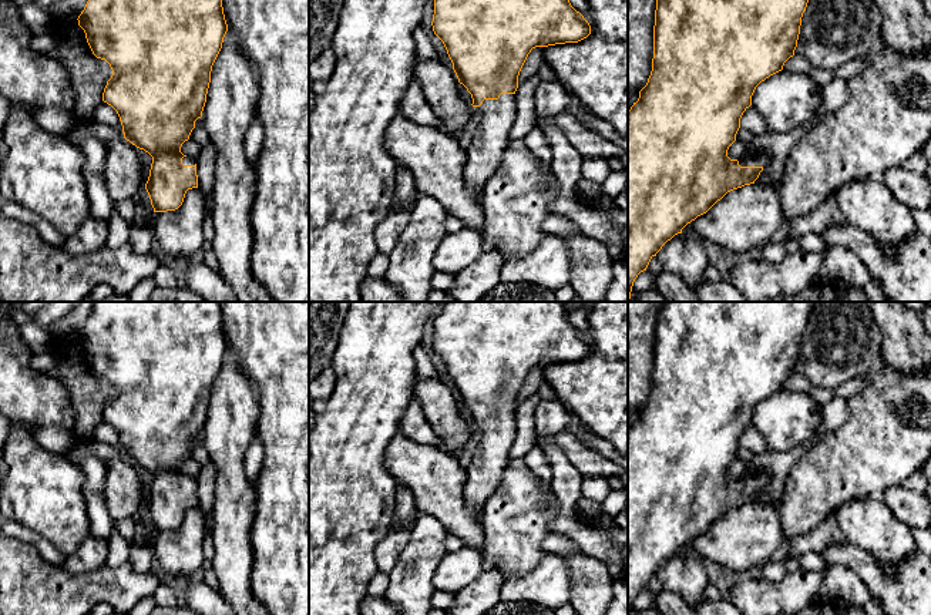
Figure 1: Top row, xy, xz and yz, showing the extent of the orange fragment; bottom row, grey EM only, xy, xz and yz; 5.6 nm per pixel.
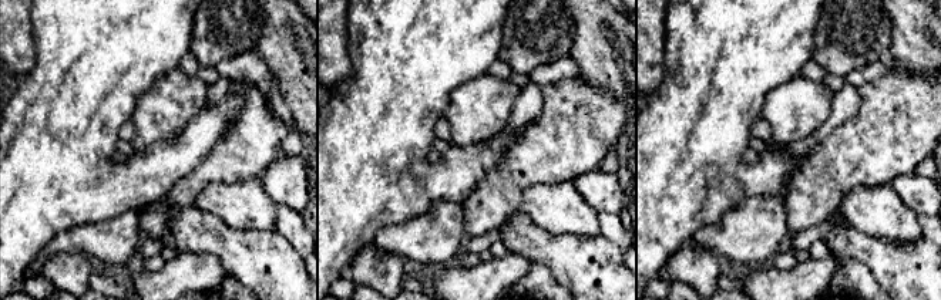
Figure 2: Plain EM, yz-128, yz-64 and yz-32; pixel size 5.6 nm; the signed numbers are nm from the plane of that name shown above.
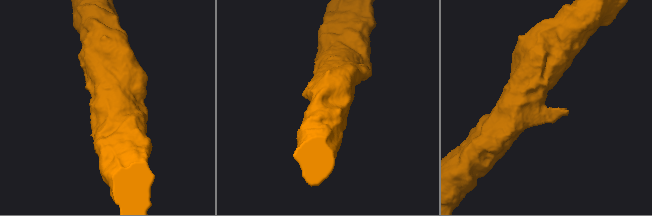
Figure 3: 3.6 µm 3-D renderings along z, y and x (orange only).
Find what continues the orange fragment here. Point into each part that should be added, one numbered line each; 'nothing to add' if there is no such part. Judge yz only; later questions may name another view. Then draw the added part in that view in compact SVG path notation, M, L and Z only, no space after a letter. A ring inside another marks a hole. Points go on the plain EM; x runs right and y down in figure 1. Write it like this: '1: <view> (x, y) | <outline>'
1: yz (760, 479) | M764 473L750 474L749 477L739 478L740 485L766 485L769 483L769 475Z

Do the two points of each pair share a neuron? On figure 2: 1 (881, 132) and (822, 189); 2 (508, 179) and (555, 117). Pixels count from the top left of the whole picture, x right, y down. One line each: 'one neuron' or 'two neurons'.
1: one neuron
2: one neuron

